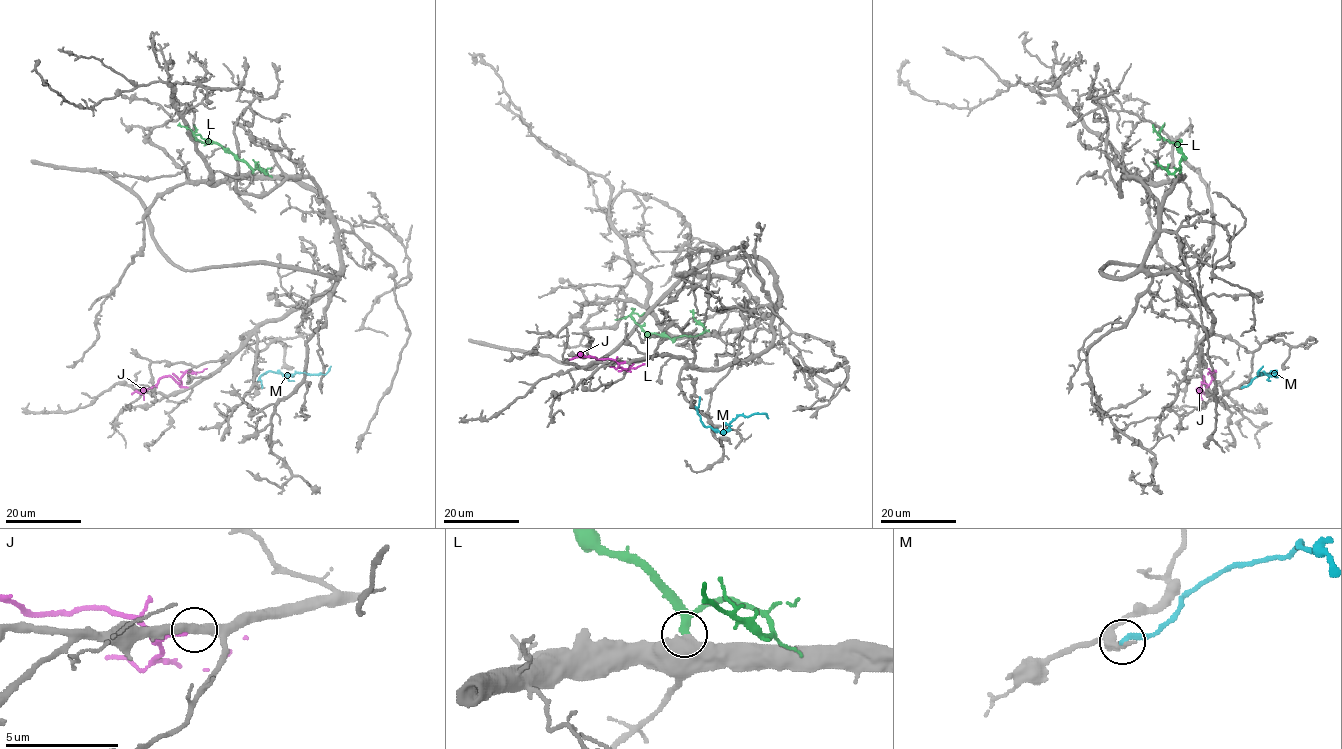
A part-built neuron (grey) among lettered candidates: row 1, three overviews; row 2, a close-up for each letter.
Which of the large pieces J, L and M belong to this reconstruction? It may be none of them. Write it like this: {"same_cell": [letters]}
{"same_cell": ["L"]}

